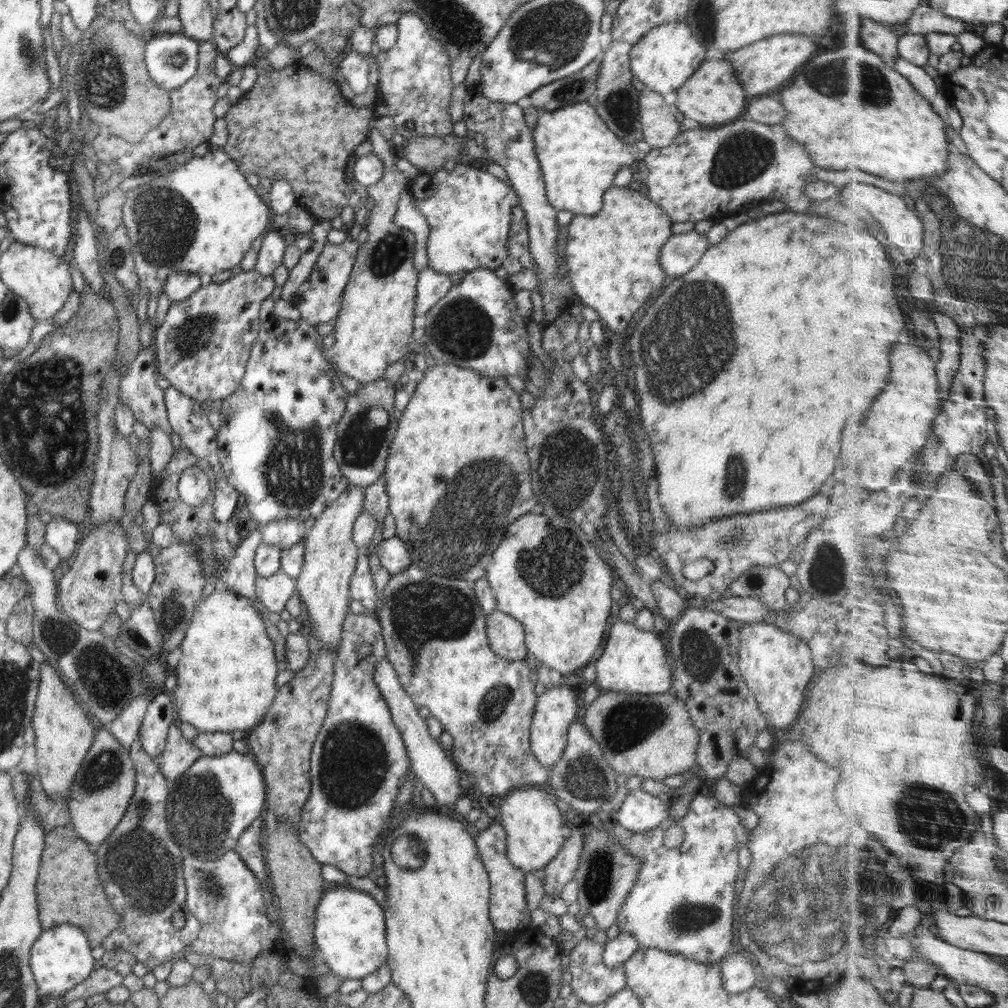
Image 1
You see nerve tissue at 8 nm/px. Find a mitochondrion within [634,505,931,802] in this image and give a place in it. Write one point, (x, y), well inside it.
(827, 571)

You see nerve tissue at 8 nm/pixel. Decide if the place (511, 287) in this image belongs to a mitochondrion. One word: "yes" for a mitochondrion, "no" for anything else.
no

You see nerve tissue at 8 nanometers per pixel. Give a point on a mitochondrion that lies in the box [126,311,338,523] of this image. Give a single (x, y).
(293, 473)

